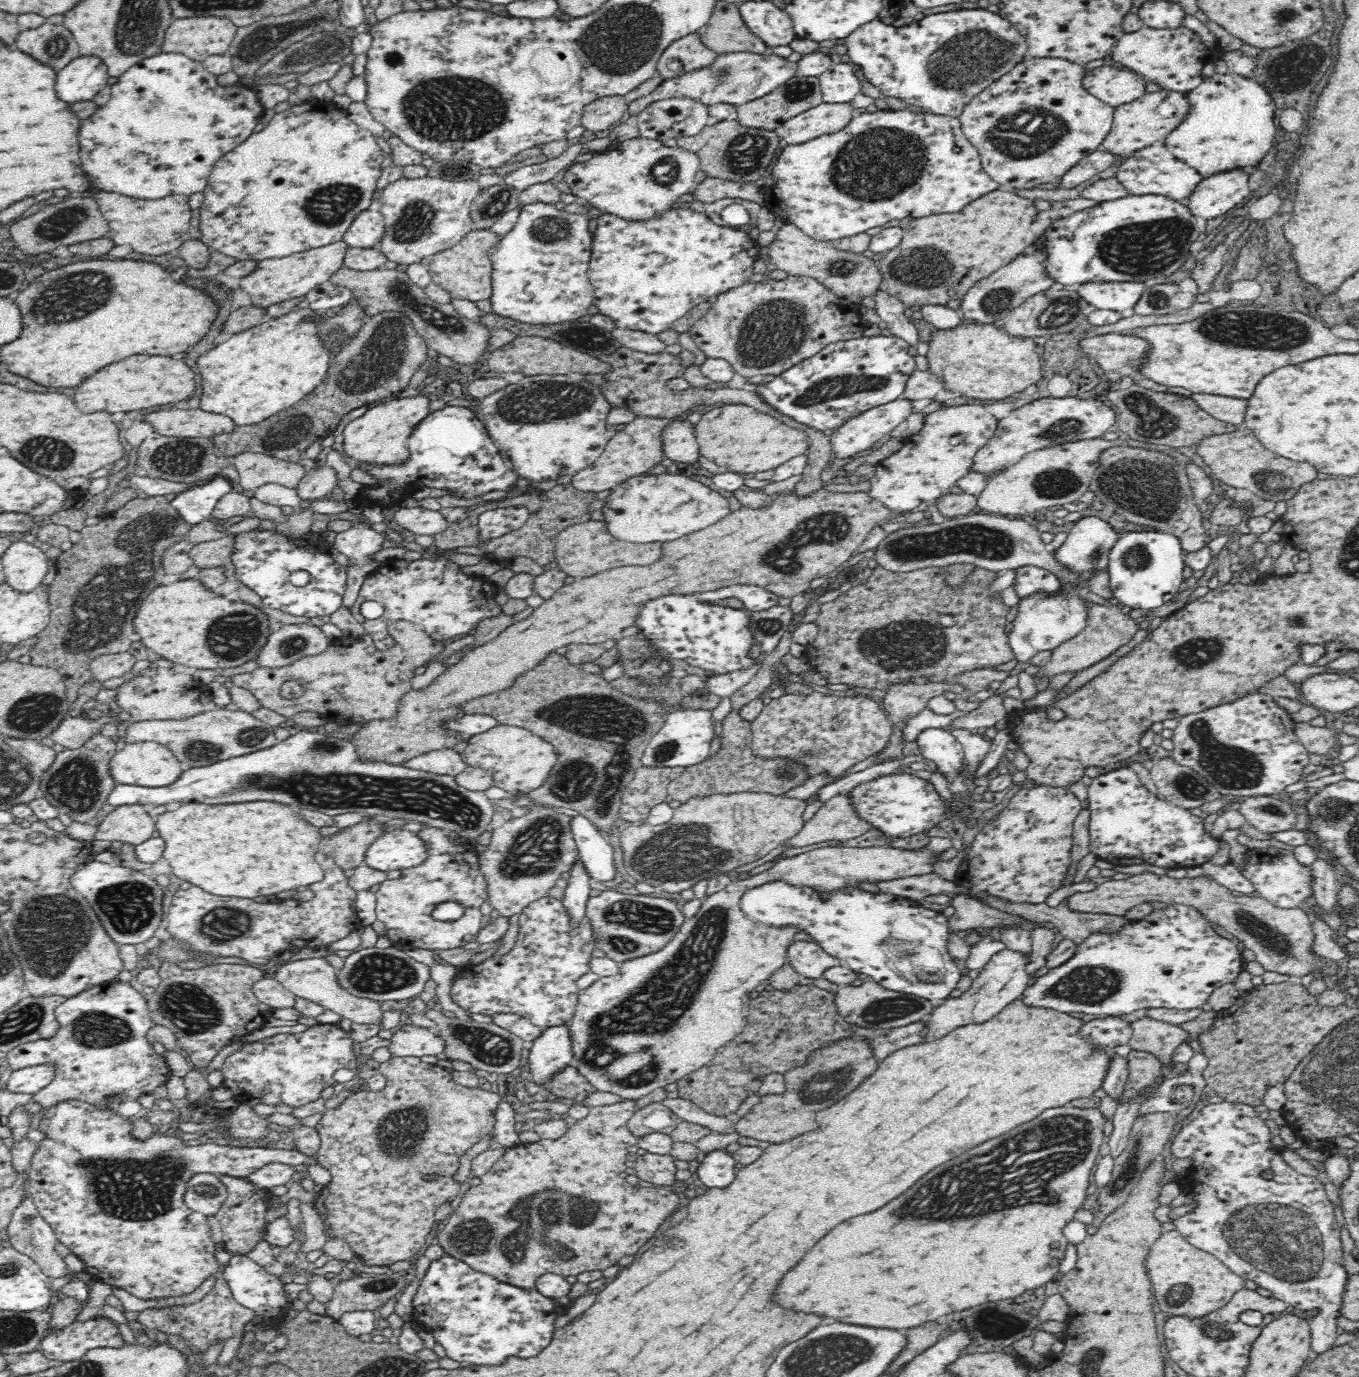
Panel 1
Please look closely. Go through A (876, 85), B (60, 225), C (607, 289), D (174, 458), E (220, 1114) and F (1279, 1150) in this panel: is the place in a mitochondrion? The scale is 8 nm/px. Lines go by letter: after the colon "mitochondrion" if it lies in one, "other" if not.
A: other
B: mitochondrion
C: other
D: mitochondrion
E: other
F: other

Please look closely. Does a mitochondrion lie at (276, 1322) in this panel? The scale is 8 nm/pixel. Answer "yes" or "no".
no

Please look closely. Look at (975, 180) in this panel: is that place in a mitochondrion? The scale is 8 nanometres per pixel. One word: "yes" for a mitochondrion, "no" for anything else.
no

